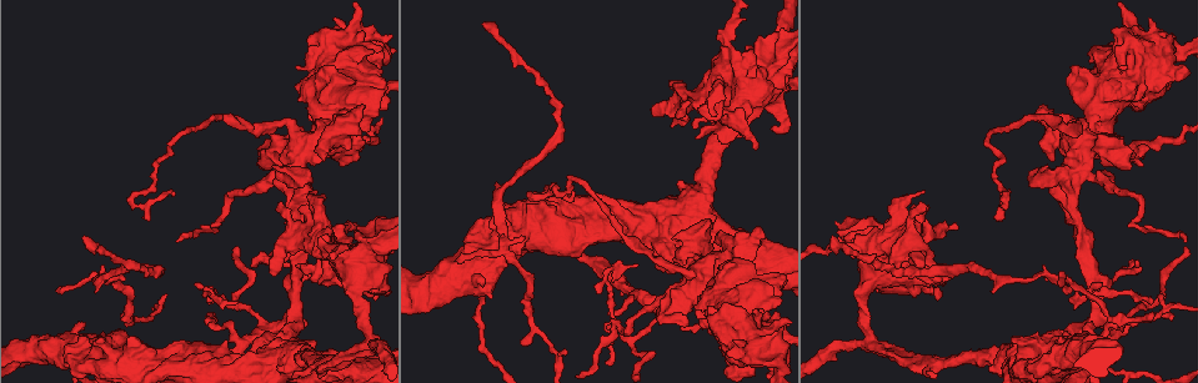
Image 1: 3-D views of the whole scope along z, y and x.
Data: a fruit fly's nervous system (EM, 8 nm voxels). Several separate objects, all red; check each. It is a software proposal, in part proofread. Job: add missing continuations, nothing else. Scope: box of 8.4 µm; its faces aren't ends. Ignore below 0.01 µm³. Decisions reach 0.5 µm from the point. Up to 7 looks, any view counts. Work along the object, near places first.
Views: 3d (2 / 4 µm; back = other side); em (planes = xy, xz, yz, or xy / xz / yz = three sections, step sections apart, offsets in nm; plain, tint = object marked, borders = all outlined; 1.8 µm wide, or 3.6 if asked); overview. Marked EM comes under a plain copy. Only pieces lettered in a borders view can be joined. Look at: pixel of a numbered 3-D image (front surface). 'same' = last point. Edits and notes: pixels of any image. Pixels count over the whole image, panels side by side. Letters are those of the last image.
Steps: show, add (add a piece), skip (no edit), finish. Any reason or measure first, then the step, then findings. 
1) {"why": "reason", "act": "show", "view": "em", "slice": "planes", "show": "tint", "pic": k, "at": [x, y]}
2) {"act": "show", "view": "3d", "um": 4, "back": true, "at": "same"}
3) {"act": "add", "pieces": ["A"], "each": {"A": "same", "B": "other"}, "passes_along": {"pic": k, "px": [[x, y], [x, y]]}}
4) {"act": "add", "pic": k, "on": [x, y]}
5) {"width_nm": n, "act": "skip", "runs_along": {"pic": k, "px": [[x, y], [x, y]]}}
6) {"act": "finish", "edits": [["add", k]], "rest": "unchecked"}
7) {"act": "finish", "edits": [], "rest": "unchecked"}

{"act": "show", "view": "3d", "um": 4, "pic": 1, "at": [708, 278]}

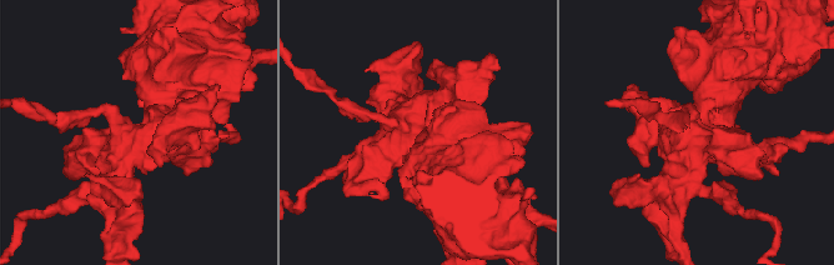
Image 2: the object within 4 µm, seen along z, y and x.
{"why": "now the EM", "act": "show", "view": "em", "um": 3.6, "slice": "planes", "show": "borders", "pic": 2, "at": [423, 127]}

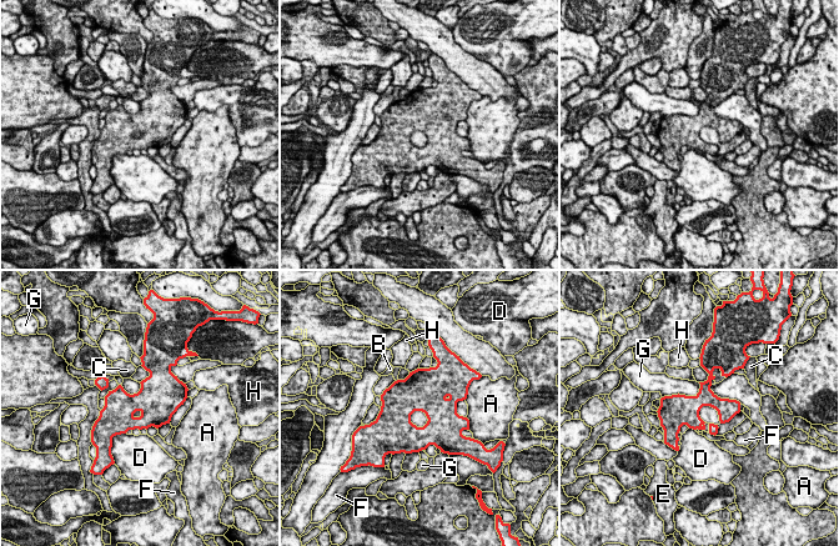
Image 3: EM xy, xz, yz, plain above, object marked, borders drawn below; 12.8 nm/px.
{"width_nm": 300, "act": "skip", "each": {"A": "other", "B": "other", "C": "other", "D": "other", "E": "other", "F": "other", "G": "other", "H": "other"}, "border": {"pic": 3, "px": [[701, 384], [694, 395], [662, 397]]}, "found": "no lettered piece goes on from it"}

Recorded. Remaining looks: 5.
{"why": "touches itself", "act": "show", "view": "em", "slice": "yz", "step": 8, "show": "borders", "pic": 1, "at": [668, 217]}

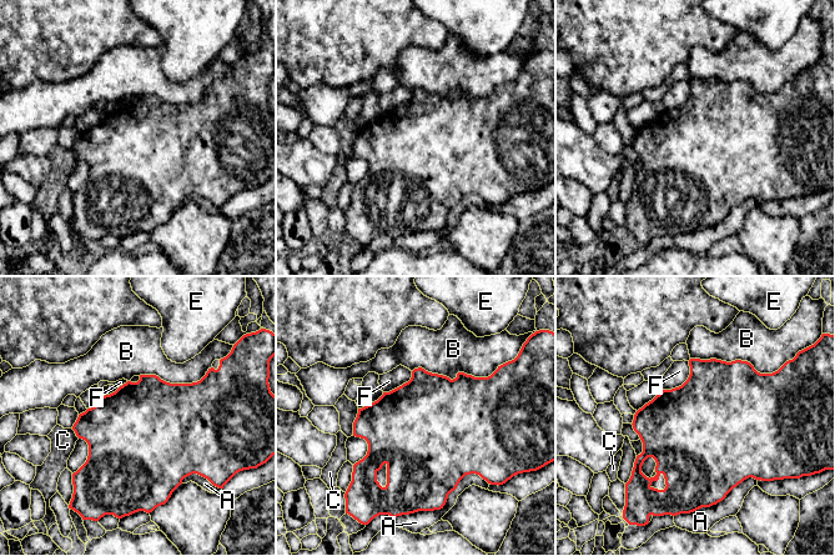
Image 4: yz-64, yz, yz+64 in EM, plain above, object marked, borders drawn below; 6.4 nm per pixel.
{"why": "another direction", "act": "show", "view": "em", "slice": "planes", "show": "borders", "at": "same"}

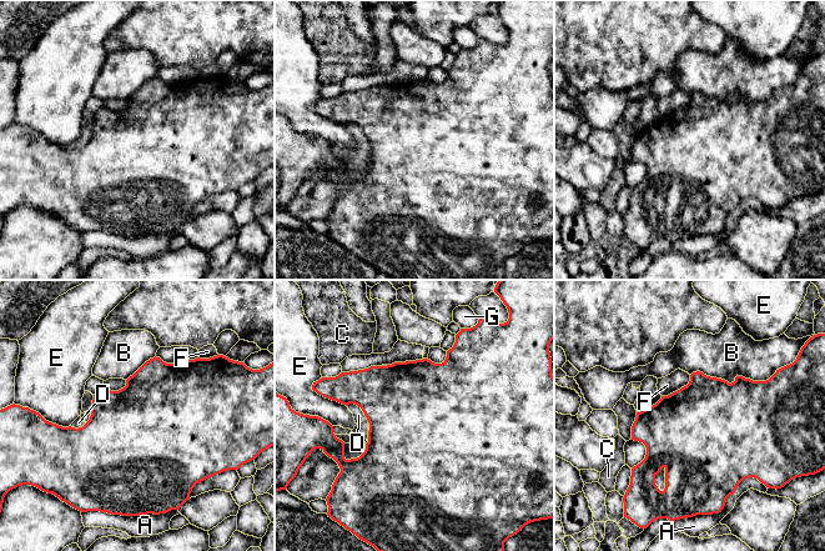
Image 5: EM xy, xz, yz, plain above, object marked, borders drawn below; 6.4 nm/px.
{"width_nm": 700, "act": "skip", "each": {"A": "other", "B": "other", "C": "other", "D": "other", "E": "other", "F": "other", "G": "other"}, "border": {"pic": 5, "px": [[690, 375], [685, 385], [662, 396]]}, "found": "none of them fits"}

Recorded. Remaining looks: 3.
{"why": "a fork", "act": "show", "view": "em", "slice": "xz", "step": 8, "show": "tint", "pic": 1, "at": [502, 245]}

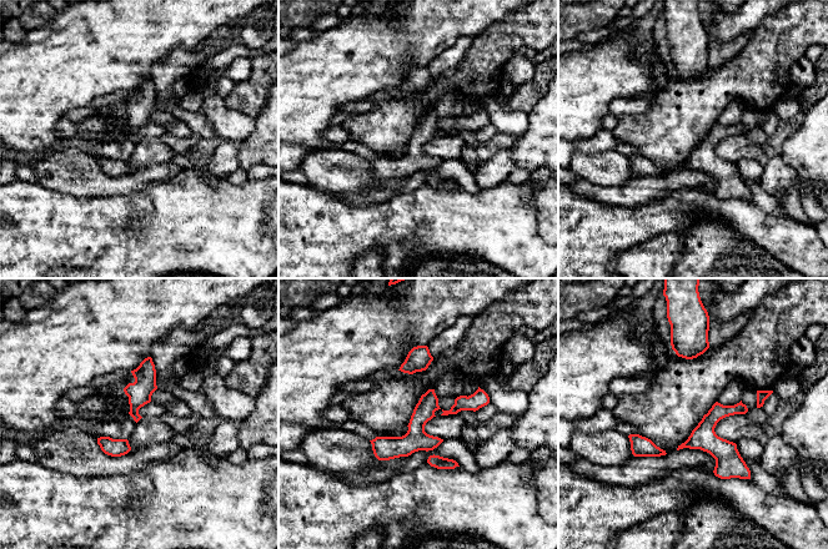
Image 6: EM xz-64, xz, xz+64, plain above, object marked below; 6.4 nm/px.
{"why": "cut it another way", "act": "show", "view": "em", "slice": "planes", "show": "tint", "at": "same"}

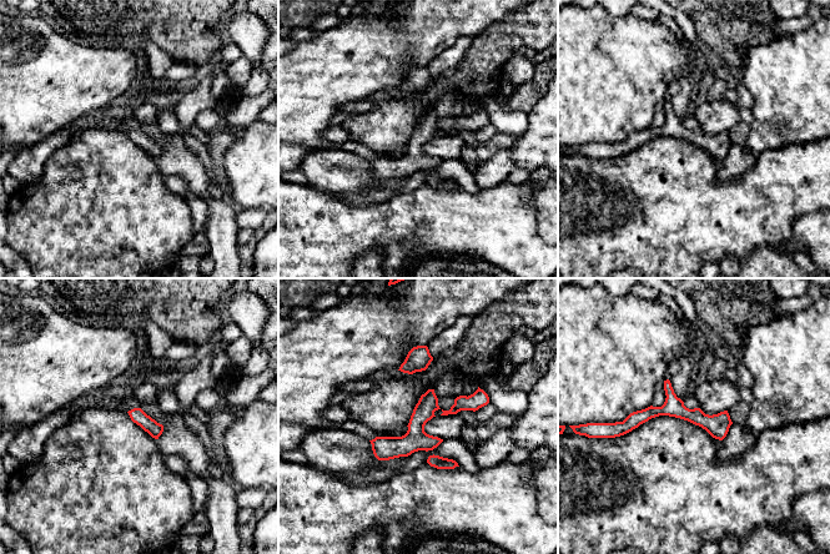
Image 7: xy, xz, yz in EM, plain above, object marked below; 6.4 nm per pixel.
{"why": "what lies round it", "act": "show", "view": "em", "slice": "planes", "show": "borders", "at": "same"}

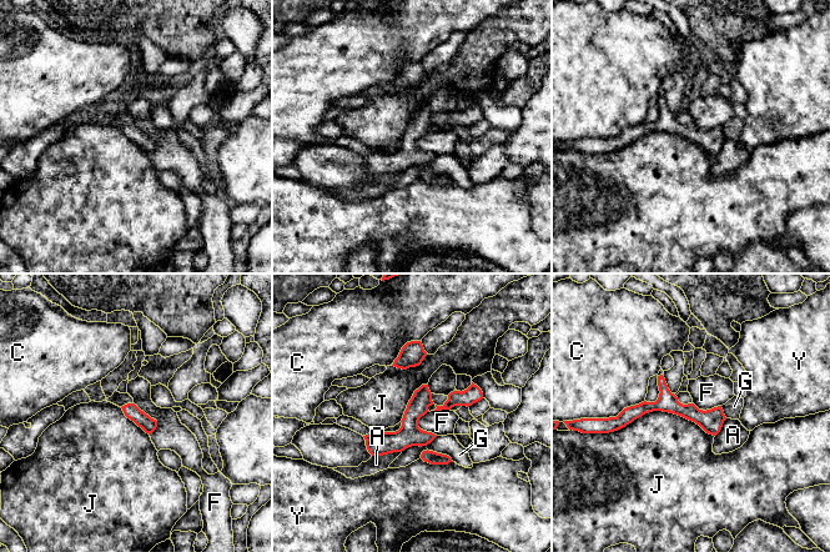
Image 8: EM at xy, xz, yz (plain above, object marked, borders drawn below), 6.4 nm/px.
{"act": "skip", "each": {"A": "other", "C": "other", "F": "other", "G": "other", "J": "other", "Y": "other"}, "border": {"pic": 8, "px": [[134, 402], [156, 421], [151, 435]]}, "found": "no lettered piece goes on from it"}

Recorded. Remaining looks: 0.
{"act": "finish", "edits": [], "rest": "unchecked"}

